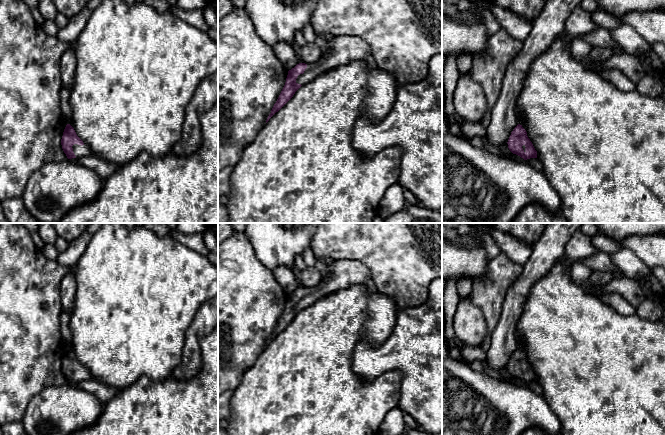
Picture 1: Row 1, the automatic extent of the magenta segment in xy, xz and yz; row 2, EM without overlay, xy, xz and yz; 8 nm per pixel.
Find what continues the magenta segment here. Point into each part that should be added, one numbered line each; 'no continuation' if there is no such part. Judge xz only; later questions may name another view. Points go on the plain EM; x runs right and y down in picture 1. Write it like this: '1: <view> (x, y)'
1: xz (339, 274)

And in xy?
1: xy (78, 374)

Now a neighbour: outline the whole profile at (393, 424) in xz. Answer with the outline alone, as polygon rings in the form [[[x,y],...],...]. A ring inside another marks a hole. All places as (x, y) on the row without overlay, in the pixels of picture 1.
[[[395,408],[385,416],[377,435],[402,435],[405,426],[403,412]]]

